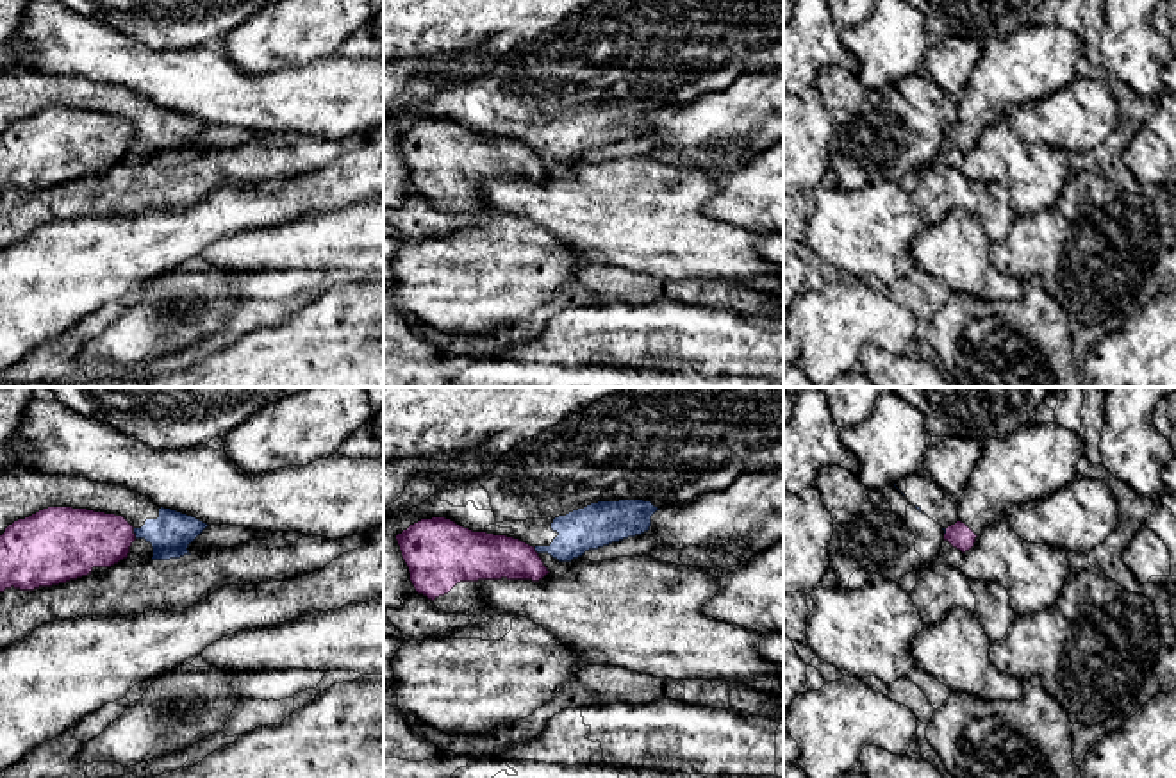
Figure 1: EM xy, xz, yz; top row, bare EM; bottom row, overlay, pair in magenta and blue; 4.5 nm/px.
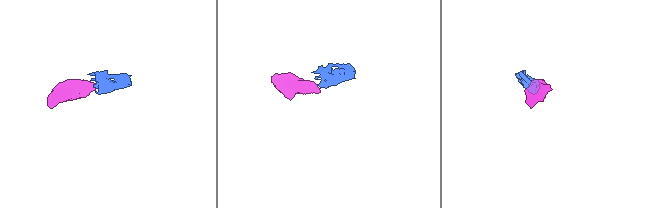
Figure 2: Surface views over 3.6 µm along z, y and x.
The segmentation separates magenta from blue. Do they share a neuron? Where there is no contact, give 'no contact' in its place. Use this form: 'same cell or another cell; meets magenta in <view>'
another cell; meets magenta in xy

